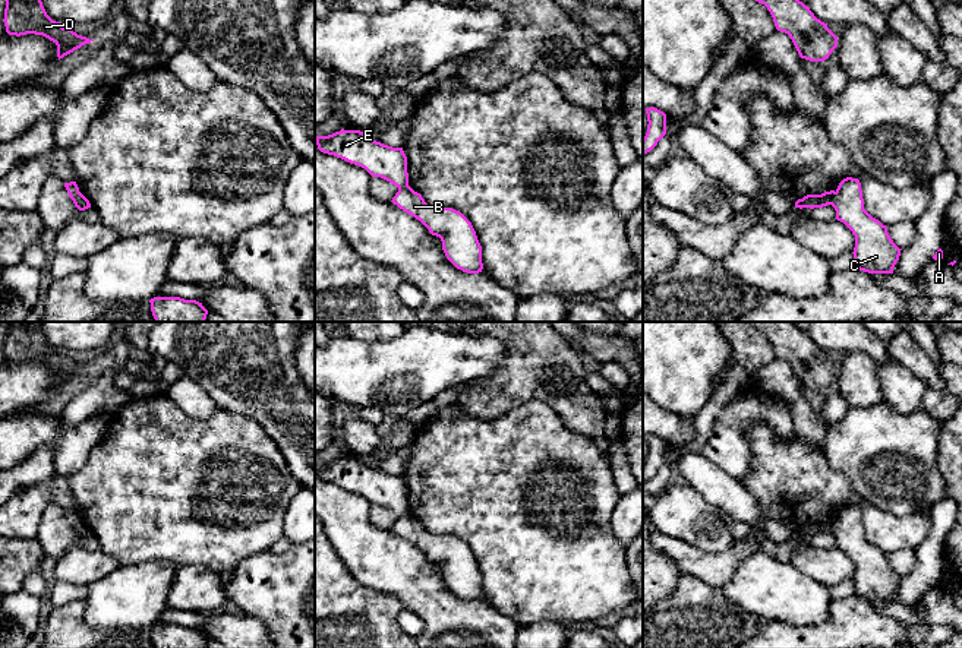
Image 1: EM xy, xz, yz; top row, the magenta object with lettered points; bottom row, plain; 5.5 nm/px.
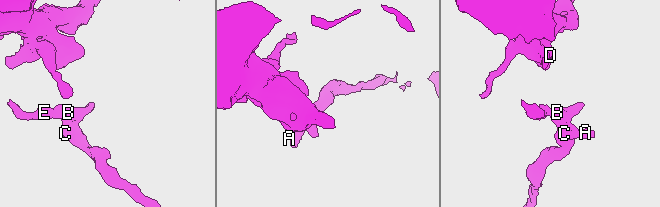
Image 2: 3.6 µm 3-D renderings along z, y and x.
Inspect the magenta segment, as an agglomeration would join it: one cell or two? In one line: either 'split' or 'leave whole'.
split

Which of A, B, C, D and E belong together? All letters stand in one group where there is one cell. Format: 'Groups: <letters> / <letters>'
Groups: A B C D / E

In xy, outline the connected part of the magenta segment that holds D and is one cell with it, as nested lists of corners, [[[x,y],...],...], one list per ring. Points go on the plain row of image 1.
[[[0,322],[6,329],[4,354],[9,363],[42,363],[57,373],[59,388],[94,367],[78,363],[60,350],[53,348],[41,329],[41,322],[25,325],[23,322]]]

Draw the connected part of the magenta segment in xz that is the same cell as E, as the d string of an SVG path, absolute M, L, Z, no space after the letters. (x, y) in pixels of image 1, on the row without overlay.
M360 458L335 459L315 464L318 477L365 496L372 505L381 505L398 516L409 513L407 484L403 475L392 475L370 467Z

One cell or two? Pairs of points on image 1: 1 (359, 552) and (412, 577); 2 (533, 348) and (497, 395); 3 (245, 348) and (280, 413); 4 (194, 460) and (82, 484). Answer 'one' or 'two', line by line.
1: one
2: one
3: one
4: one

